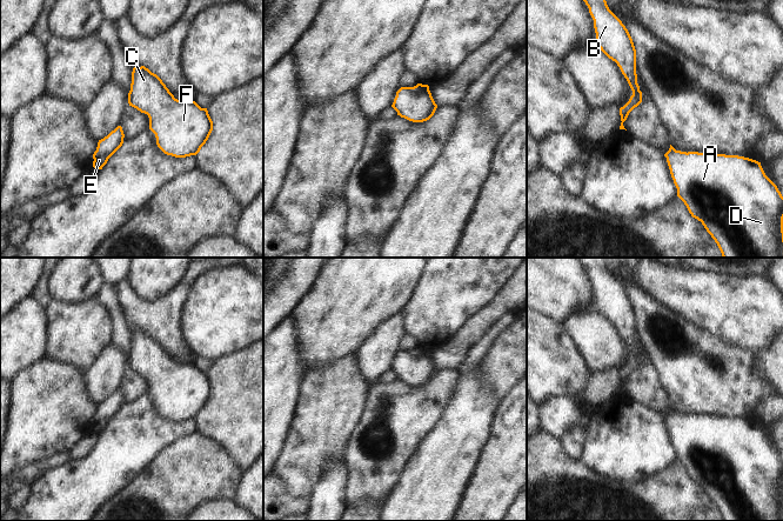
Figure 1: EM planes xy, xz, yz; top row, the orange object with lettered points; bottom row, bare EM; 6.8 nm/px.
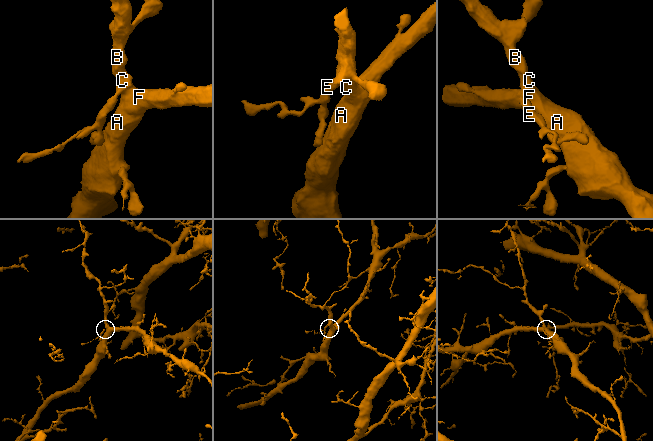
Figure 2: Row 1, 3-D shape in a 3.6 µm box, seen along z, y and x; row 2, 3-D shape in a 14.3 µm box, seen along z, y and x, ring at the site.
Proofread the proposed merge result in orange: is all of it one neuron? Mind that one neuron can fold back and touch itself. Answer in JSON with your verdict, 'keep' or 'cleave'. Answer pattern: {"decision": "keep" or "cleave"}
{"decision": "keep"}

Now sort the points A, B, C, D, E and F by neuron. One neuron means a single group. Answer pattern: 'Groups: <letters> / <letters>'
Groups: A B C D E F.

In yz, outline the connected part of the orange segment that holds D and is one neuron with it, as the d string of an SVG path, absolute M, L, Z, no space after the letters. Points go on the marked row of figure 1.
M671 145L664 154L677 196L692 218L702 222L723 258L783 258L783 196L765 175L761 162L738 155L681 152Z

